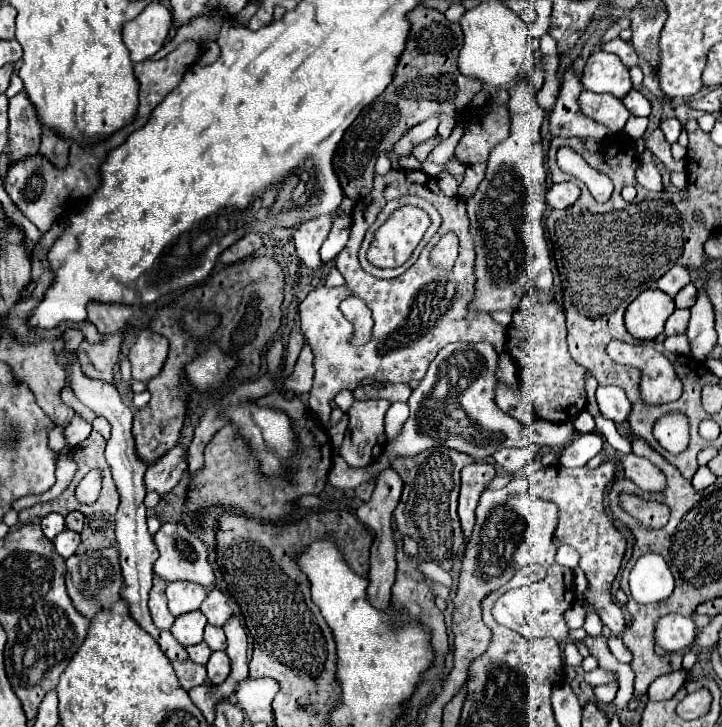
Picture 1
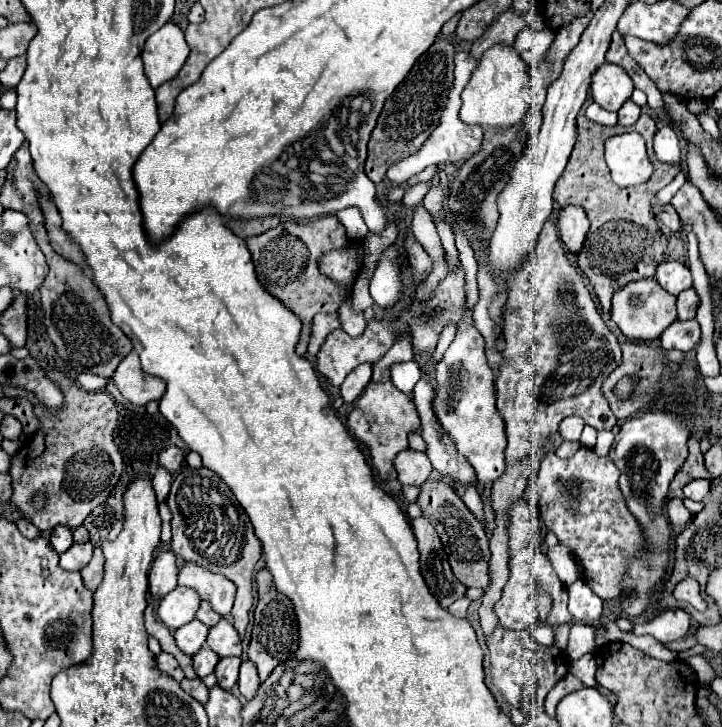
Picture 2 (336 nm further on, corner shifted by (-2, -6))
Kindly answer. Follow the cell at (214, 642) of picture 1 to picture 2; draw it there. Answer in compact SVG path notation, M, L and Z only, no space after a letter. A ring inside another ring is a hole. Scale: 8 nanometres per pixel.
M220 620L216 626L210 628L206 646L214 650L220 658L224 656L240 656L242 646L240 646L240 636L236 628L228 620Z

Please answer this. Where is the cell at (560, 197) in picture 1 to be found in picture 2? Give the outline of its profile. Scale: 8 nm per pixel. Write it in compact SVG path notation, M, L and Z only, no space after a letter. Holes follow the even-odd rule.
M578 206L562 208L560 216L558 216L558 228L560 228L560 238L566 244L566 248L574 254L580 252L586 232L590 228L582 208L578 208Z

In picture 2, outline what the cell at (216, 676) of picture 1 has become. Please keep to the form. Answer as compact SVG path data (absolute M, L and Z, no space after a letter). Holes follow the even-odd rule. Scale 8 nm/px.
M220 658L214 674L218 678L218 686L224 690L230 690L238 680L238 668L242 664L242 658Z

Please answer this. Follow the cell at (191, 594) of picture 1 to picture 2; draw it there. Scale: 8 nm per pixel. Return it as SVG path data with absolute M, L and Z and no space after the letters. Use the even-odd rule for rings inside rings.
M174 588L168 592L156 610L156 616L160 618L162 624L166 624L170 630L178 630L186 622L194 620L196 610L200 606L200 598L194 590L190 588Z

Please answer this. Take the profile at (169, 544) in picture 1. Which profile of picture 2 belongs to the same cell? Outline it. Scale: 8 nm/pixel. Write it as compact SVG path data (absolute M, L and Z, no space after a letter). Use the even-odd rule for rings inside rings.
M188 562L188 564L184 564L180 568L178 586L186 586L186 588L196 590L198 596L202 600L208 600L212 604L212 608L222 618L230 616L230 610L232 610L232 604L234 604L234 596L236 596L236 588L228 578Z

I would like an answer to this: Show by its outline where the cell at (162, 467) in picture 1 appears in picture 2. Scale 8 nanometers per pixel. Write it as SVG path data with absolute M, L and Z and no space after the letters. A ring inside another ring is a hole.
M170 446L170 448L166 448L162 454L160 454L160 464L162 466L166 466L170 472L178 472L180 468L182 468L182 464L184 464L184 450L180 450L180 448L176 448L176 446Z

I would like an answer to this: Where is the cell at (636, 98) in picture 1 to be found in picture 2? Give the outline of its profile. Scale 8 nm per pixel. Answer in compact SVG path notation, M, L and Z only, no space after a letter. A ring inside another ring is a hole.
M628 100L620 110L618 110L618 124L620 126L632 126L640 116L640 106L636 106L632 100Z

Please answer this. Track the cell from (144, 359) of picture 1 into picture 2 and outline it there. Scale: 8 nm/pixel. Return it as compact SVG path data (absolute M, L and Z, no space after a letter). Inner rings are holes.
M130 352L114 372L114 384L126 400L138 406L146 406L152 400L160 400L164 394L164 384L156 376L144 374L140 368L140 358L136 352Z

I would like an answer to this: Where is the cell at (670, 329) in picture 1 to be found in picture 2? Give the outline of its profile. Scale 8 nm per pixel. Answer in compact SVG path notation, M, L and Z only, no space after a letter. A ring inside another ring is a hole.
M686 320L686 322L672 322L660 336L660 346L664 350L680 350L688 352L700 342L700 326L696 320Z

